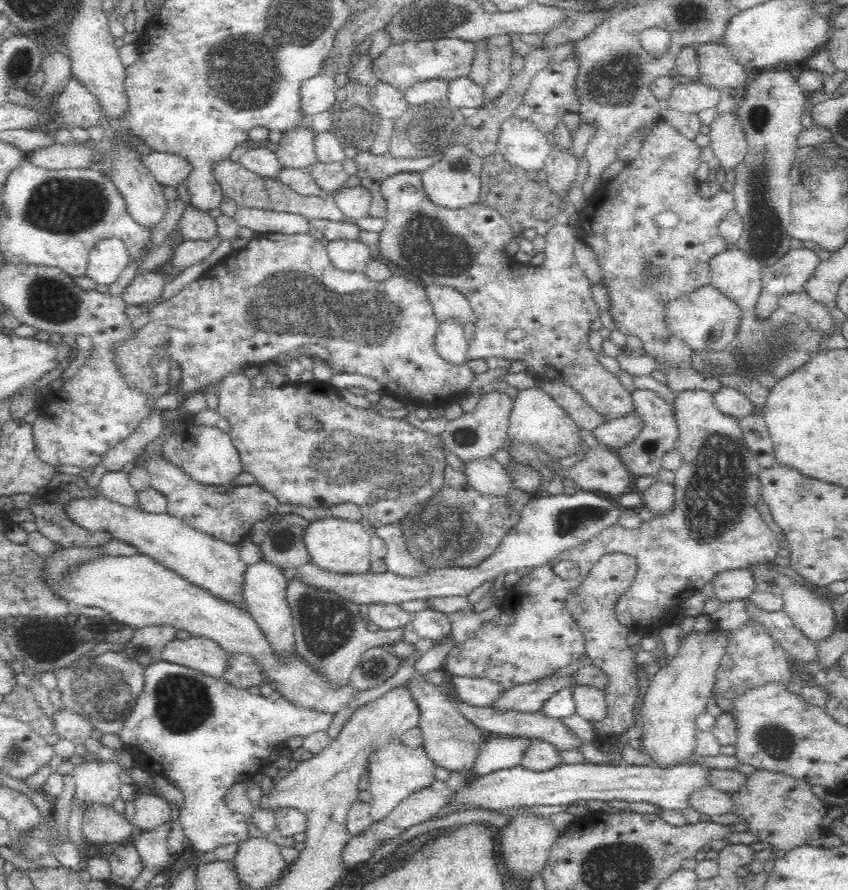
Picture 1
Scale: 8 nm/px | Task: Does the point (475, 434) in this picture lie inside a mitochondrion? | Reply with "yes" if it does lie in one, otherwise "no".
no

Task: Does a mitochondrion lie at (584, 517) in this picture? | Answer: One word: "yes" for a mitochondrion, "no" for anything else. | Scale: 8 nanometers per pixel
yes

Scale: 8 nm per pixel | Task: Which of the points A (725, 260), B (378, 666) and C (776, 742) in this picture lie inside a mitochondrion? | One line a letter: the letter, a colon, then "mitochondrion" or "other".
A: other
B: mitochondrion
C: mitochondrion

